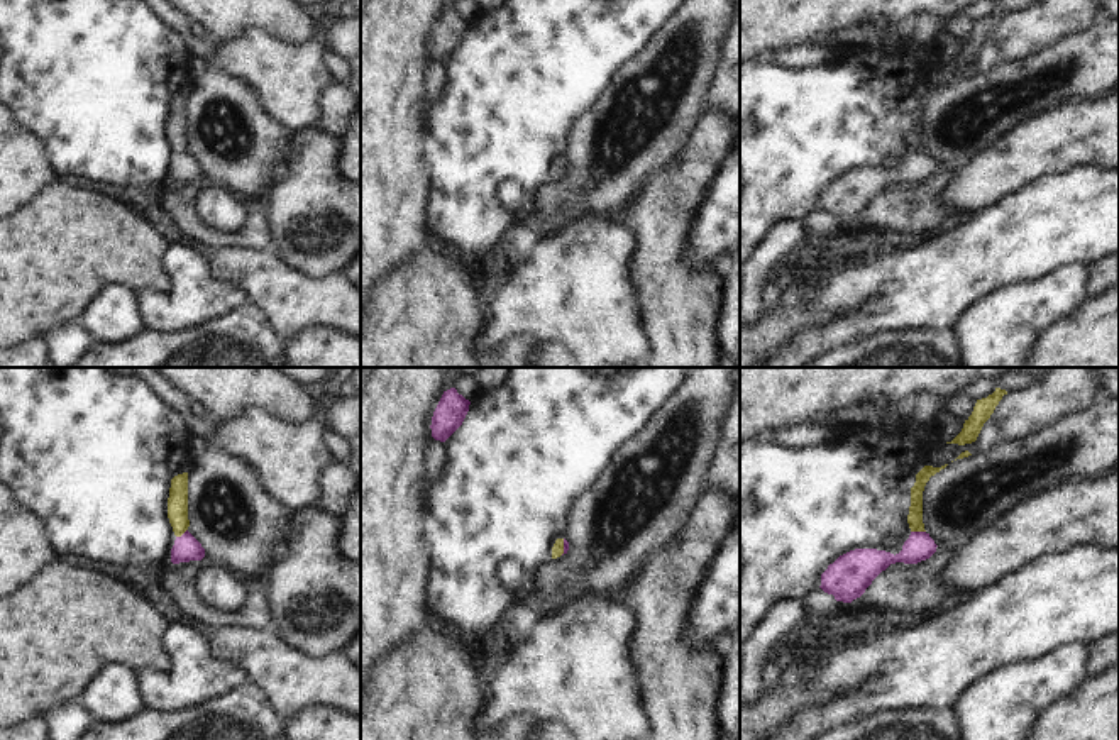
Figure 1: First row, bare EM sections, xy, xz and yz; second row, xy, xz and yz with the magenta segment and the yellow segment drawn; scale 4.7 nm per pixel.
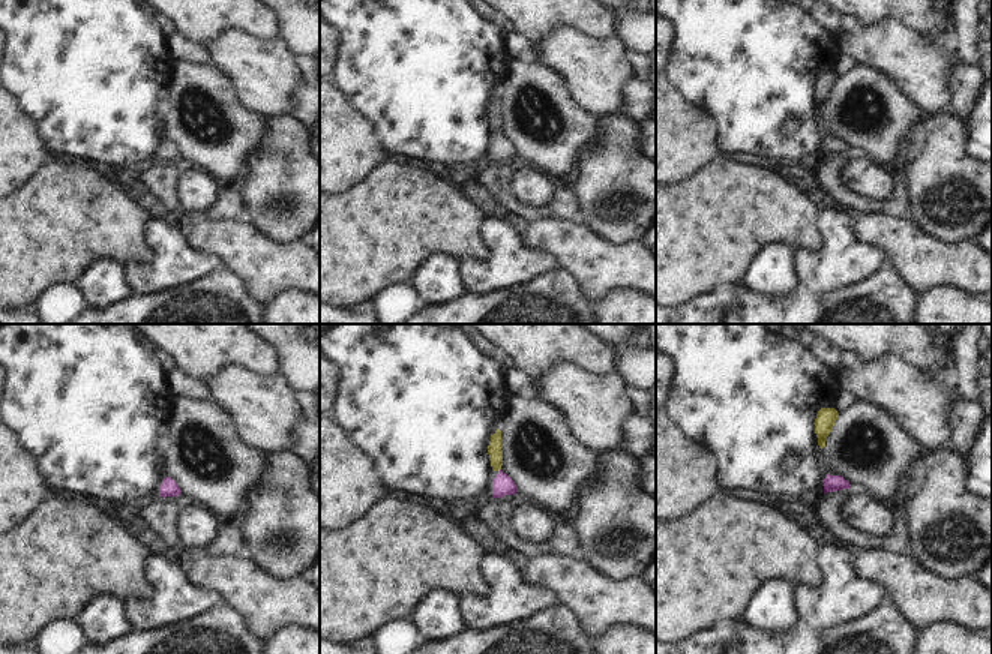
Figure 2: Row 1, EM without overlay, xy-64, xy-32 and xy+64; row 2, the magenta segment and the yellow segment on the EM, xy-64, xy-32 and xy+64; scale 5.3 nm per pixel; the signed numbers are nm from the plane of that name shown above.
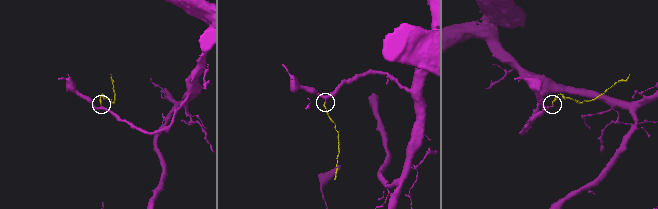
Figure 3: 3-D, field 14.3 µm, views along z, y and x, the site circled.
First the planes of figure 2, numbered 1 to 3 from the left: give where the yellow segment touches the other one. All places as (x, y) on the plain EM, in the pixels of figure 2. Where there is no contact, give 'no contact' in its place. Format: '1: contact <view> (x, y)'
1: no contact
2: no contact
3: no contact

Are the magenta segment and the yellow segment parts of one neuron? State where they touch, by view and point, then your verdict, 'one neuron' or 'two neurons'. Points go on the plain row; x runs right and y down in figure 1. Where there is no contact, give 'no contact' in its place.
contact yz (918, 153); one neuron

